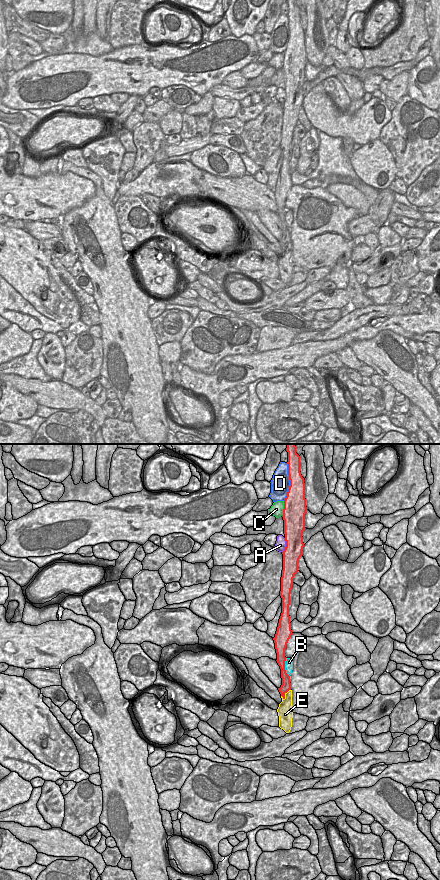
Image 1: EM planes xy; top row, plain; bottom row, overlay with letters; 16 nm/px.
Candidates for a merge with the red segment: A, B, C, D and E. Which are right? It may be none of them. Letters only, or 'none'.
E

